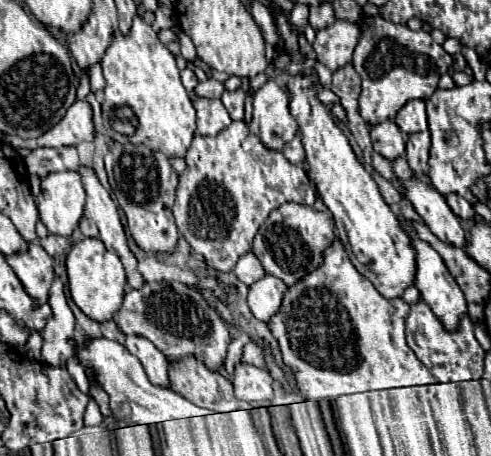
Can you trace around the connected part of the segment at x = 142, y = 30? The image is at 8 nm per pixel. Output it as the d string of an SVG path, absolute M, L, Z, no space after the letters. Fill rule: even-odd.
M136 16L128 34L116 32L112 36L112 42L106 48L100 64L102 64L102 74L106 80L102 114L104 118L108 118L110 128L118 132L110 136L116 142L122 142L124 138L126 142L132 142L132 144L144 144L152 150L162 150L164 154L170 154L170 158L184 156L196 130L196 112L186 88L180 82L180 70L176 66L174 54L158 40L158 34L152 30L152 26L148 26L140 16Z

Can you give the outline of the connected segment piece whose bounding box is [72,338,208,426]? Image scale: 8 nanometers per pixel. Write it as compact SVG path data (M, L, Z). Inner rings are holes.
M86 338L84 342L72 342L76 348L76 356L80 358L82 366L92 364L96 370L96 378L102 384L102 388L110 396L110 408L114 412L116 420L124 420L126 424L160 424L174 418L190 418L190 416L204 416L208 414L206 408L198 408L180 394L176 394L170 388L154 386L140 360L132 356L120 342L108 340L108 338Z

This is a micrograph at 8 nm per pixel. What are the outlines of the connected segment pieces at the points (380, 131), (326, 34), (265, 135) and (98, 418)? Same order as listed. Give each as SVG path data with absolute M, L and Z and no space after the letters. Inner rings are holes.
M384 120L384 122L374 124L370 130L370 138L372 138L374 150L380 156L384 156L388 160L404 156L406 140L404 140L402 130L398 130L398 126L392 120Z
M336 20L334 26L328 26L326 30L320 30L316 34L314 50L318 54L318 60L334 72L338 68L344 68L346 64L352 64L352 50L360 42L360 38L360 22Z
M268 80L256 94L252 102L252 124L250 130L272 150L282 150L286 142L296 136L294 118L290 118L286 92Z
M90 396L90 402L86 406L86 414L84 414L84 424L86 426L94 426L94 424L102 424L102 414L100 414L100 408L96 404L96 400Z

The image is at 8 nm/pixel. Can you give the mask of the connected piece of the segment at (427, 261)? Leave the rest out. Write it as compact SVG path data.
M412 228L406 230L412 242L412 248L416 250L416 288L420 290L422 300L434 310L434 314L440 318L440 322L446 326L446 330L454 330L454 326L458 326L458 318L462 318L462 314L466 314L466 300L462 290L458 288L456 280L452 278L452 274L448 272L446 264L442 262L440 254L424 240L420 240L416 236L416 232Z

